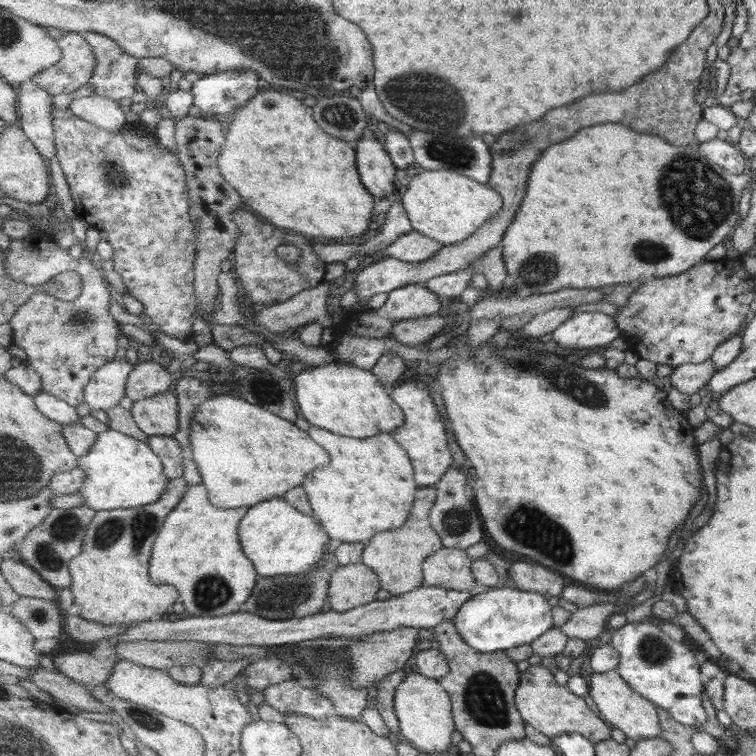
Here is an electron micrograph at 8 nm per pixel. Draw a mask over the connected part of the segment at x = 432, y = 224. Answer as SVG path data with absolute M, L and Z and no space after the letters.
M419 170L407 185L407 190L401 193L401 201L408 217L411 219L413 229L429 238L438 240L445 245L460 243L468 239L479 228L483 227L504 206L504 198L500 192L489 184L473 180L470 176L448 170Z

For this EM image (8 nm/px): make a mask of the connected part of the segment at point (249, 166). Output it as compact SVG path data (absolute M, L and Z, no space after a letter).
M259 92L226 120L226 132L220 171L241 192L246 208L251 206L275 226L291 228L305 236L323 236L327 241L355 241L368 230L374 216L375 197L359 178L356 147L321 130L313 120L311 106L289 94Z

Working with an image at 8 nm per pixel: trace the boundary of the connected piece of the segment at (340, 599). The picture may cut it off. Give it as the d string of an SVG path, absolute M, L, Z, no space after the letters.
M364 563L338 566L329 583L328 608L347 612L377 600L380 577Z

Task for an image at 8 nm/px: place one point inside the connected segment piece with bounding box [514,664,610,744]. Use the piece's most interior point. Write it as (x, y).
(551, 709)

